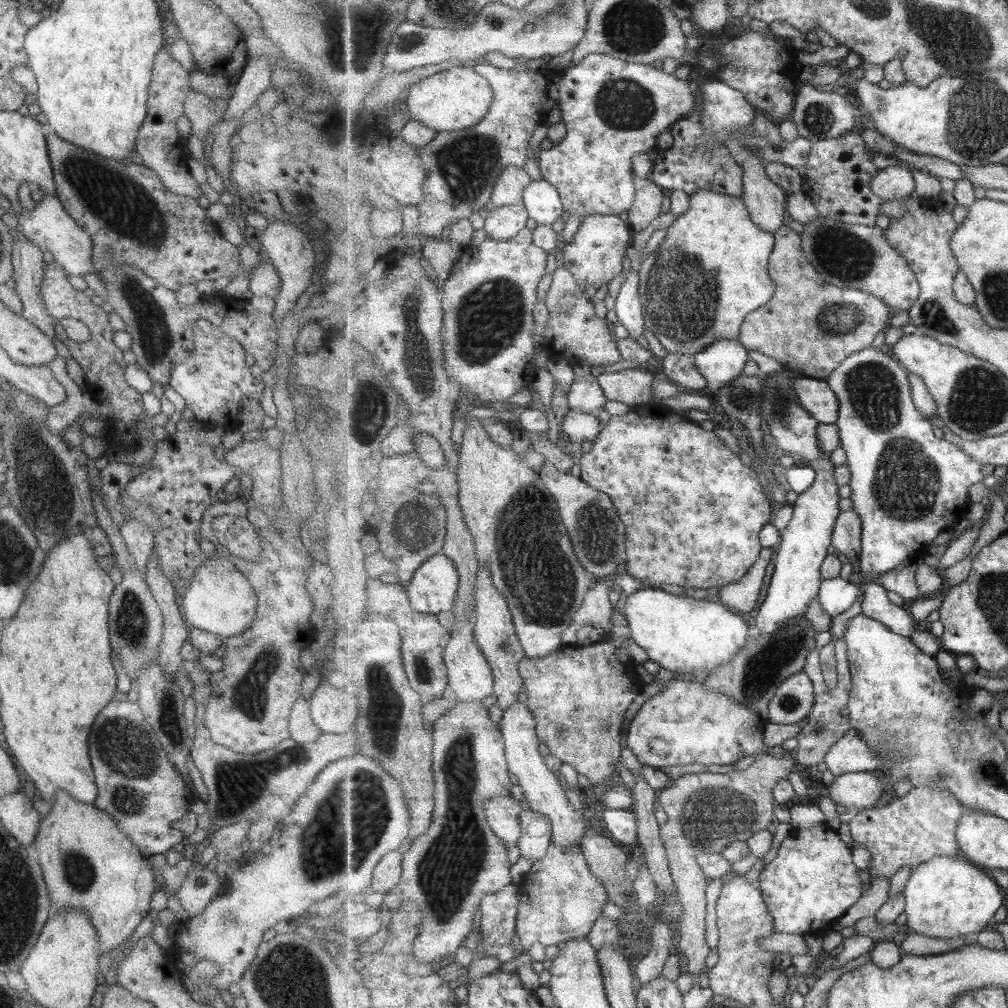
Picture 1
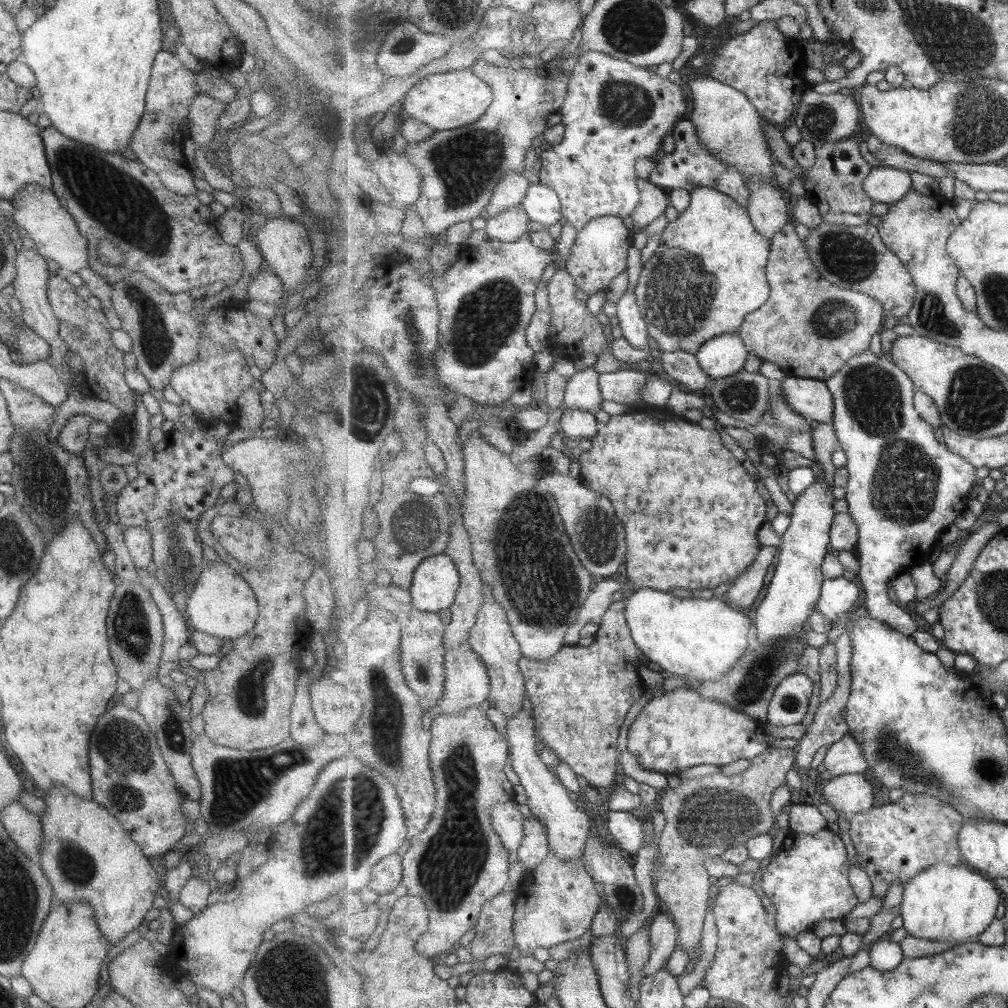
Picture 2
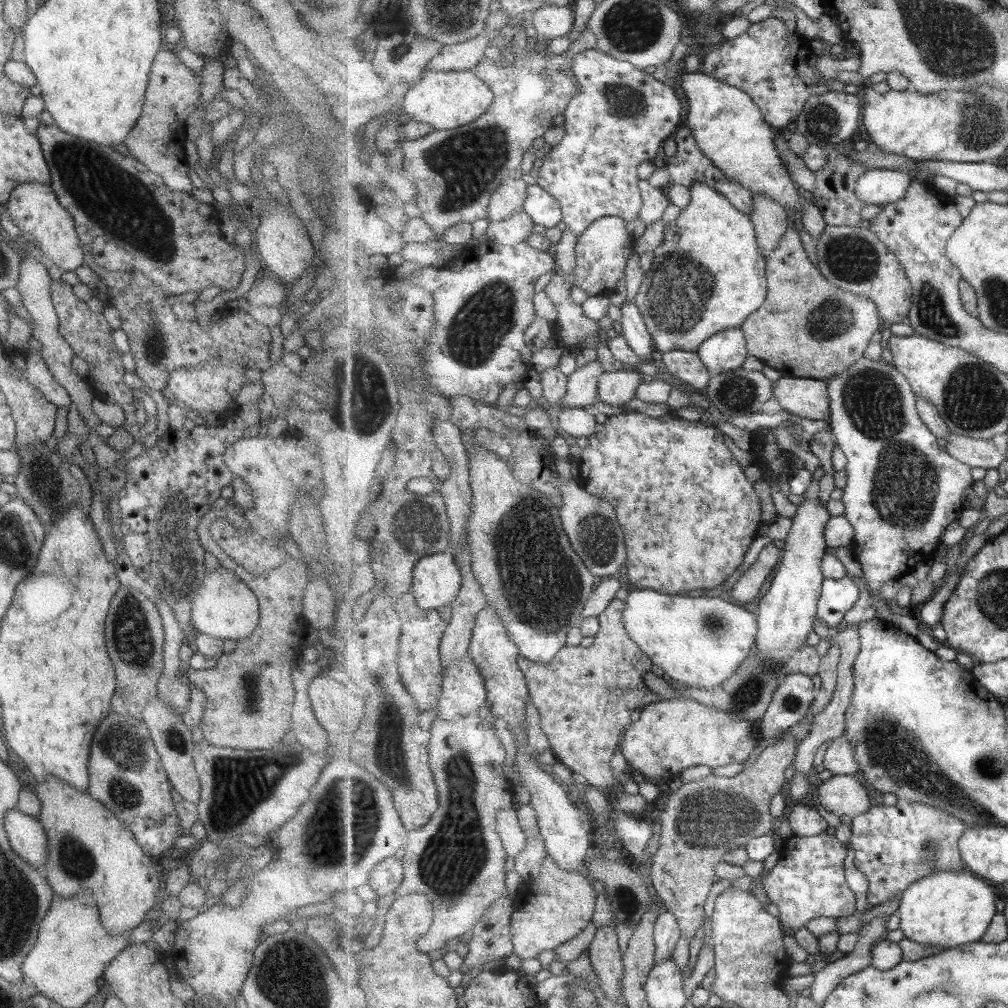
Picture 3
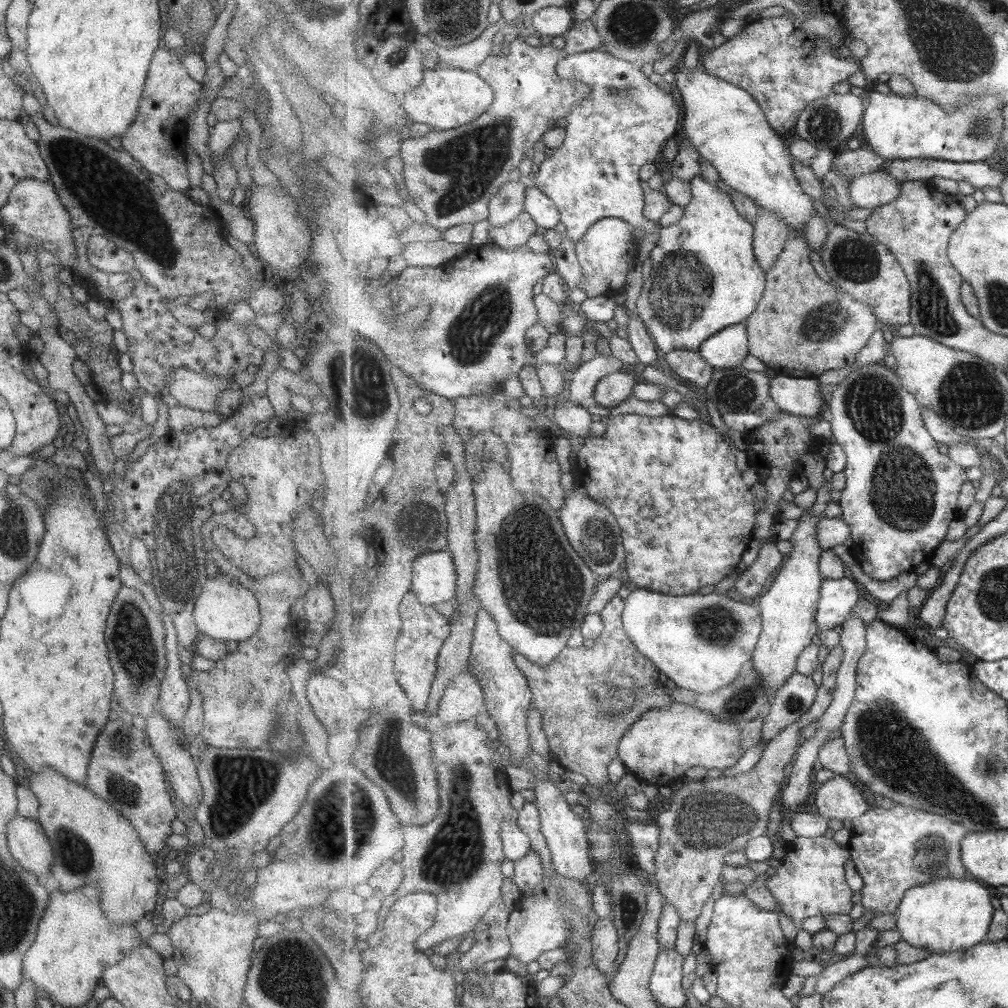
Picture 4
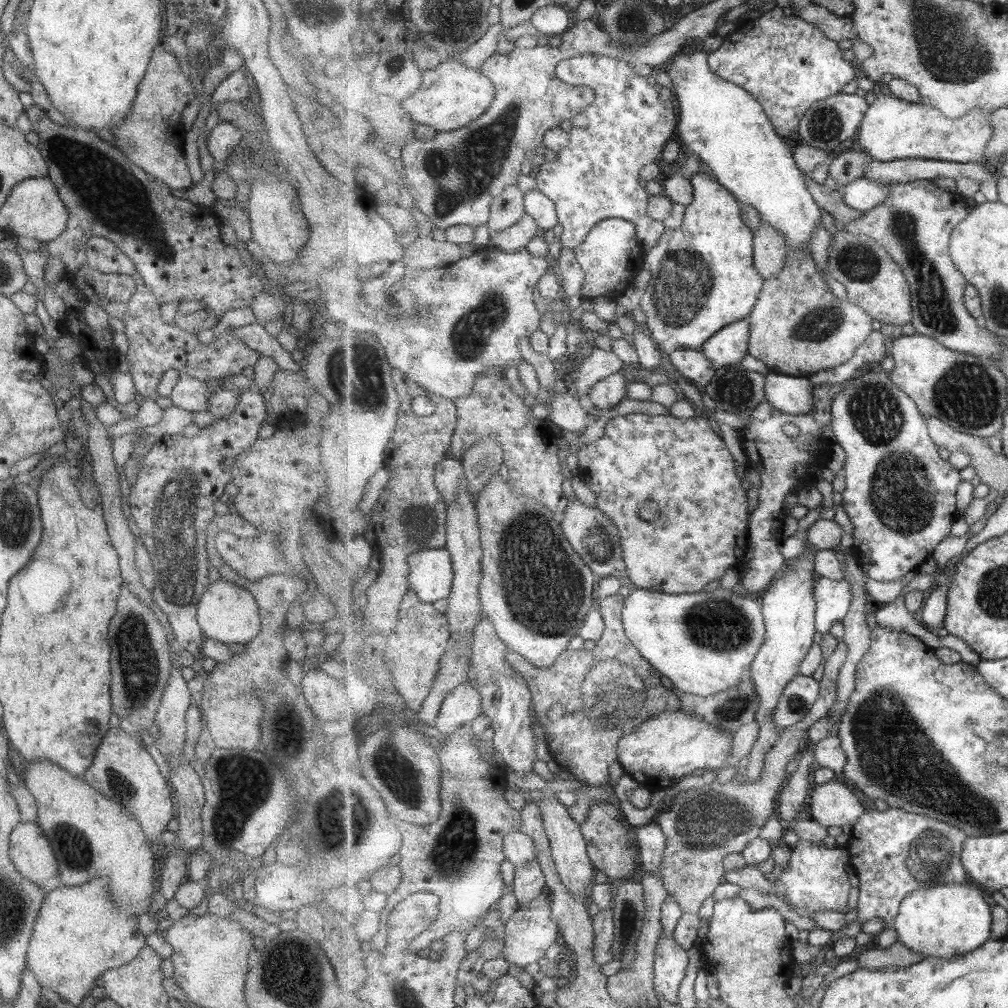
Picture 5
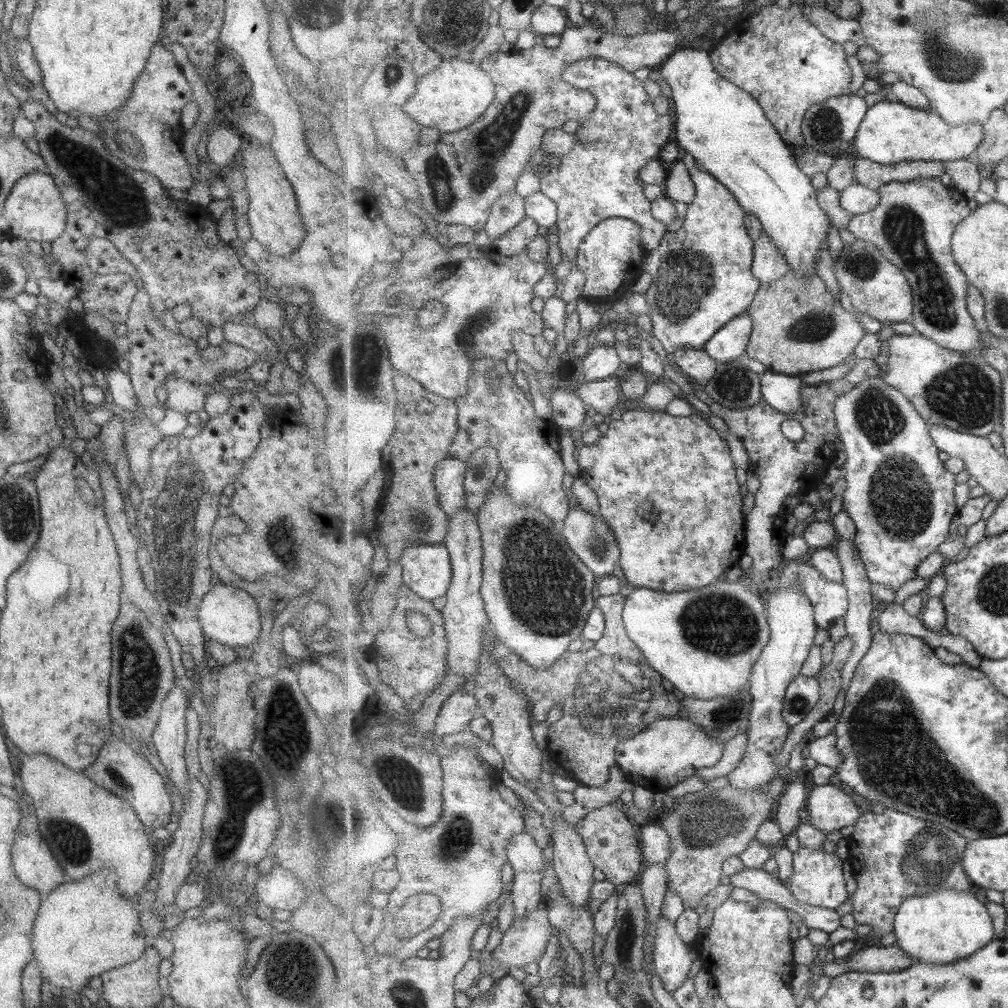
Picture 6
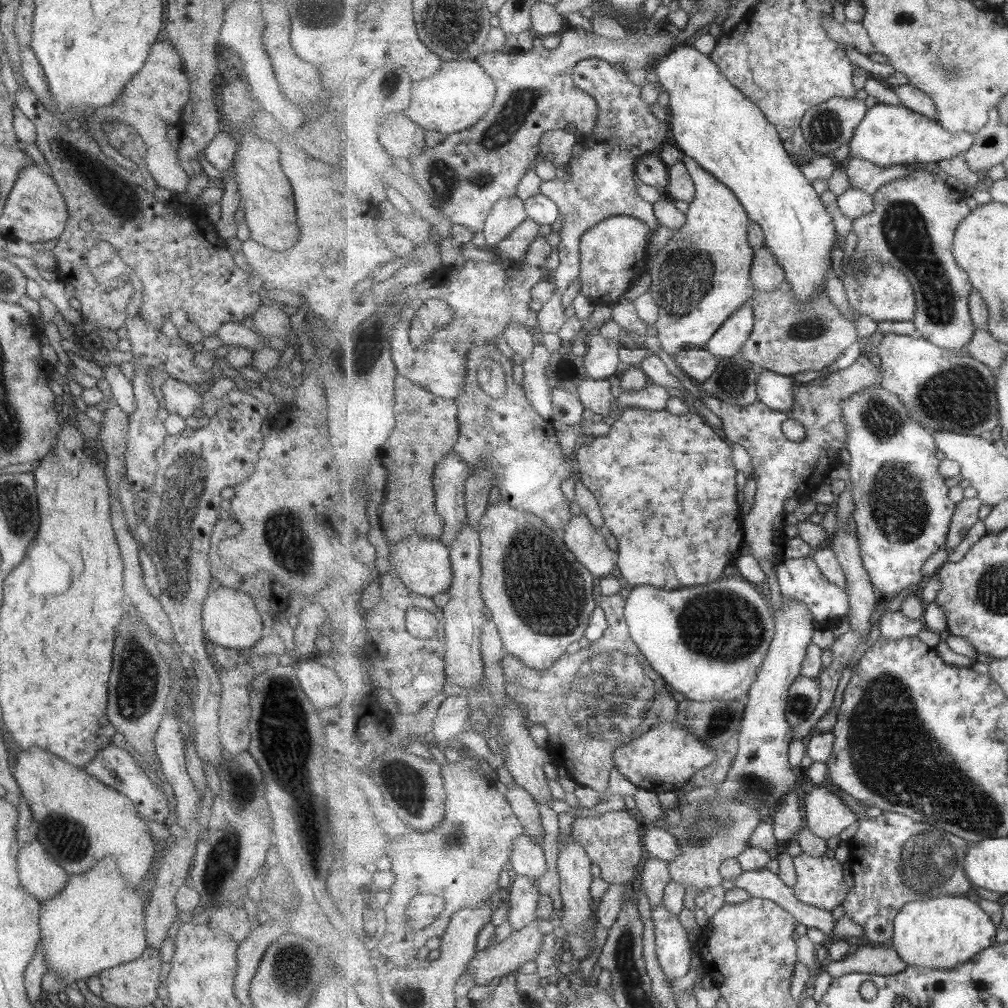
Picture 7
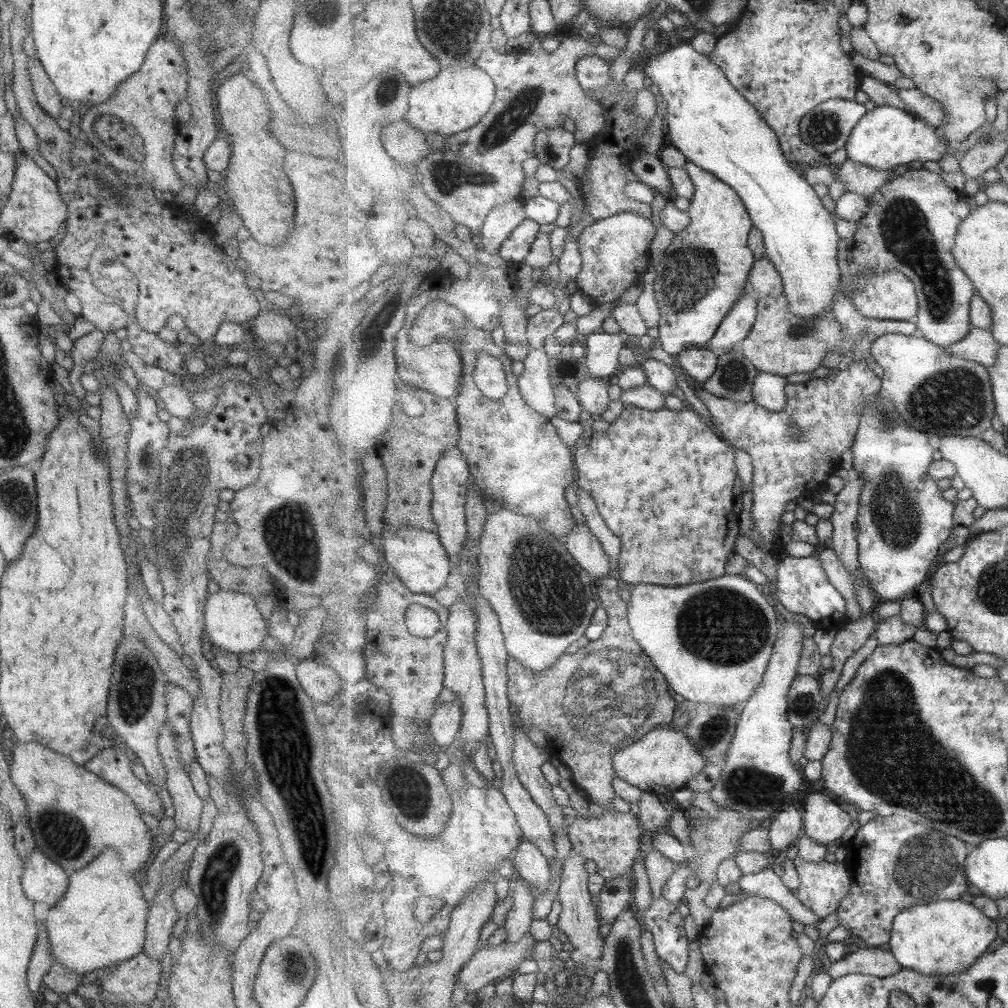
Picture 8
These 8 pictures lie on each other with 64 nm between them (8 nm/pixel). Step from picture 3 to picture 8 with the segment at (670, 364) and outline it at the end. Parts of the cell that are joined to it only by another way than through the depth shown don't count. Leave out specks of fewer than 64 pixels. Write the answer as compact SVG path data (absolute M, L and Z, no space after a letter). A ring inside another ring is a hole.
M706 348L687 349L675 358L685 374L696 379L701 385L707 382L718 369L719 354Z

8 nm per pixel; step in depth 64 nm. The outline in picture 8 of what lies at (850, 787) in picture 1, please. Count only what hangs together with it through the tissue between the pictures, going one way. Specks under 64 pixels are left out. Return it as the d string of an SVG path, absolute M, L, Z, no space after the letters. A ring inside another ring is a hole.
M821 793L808 795L803 809L803 833L827 846L840 840L853 818L839 804Z

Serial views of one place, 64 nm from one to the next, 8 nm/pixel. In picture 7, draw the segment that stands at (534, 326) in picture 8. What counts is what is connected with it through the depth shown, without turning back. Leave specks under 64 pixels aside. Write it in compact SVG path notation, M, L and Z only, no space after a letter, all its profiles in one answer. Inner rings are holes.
M589 58L579 62L574 70L575 84L578 84L579 88L582 88L585 92L590 93L591 96L596 98L599 103L600 115L597 128L581 143L584 150L580 154L573 155L571 164L566 168L566 179L563 181L555 177L553 180L545 181L542 184L542 194L559 205L562 212L561 215L564 218L564 226L561 229L561 240L559 243L560 263L555 275L552 276L557 286L557 291L538 312L537 324L540 331L535 334L536 340L554 338L557 330L567 322L562 297L563 292L580 276L582 267L580 244L585 231L599 224L599 222L607 217L619 215L634 216L636 219L643 220L644 223L647 223L652 228L652 232L657 228L657 224L660 224L654 211L654 205L645 202L645 199L637 195L635 191L635 186L637 186L635 175L637 175L637 164L643 157L651 153L659 153L663 147L662 142L667 140L667 134L669 134L669 130L671 131L671 126L669 122L661 122L654 115L641 96L641 86L633 84L625 72L615 70L614 66L615 64L609 61Z

